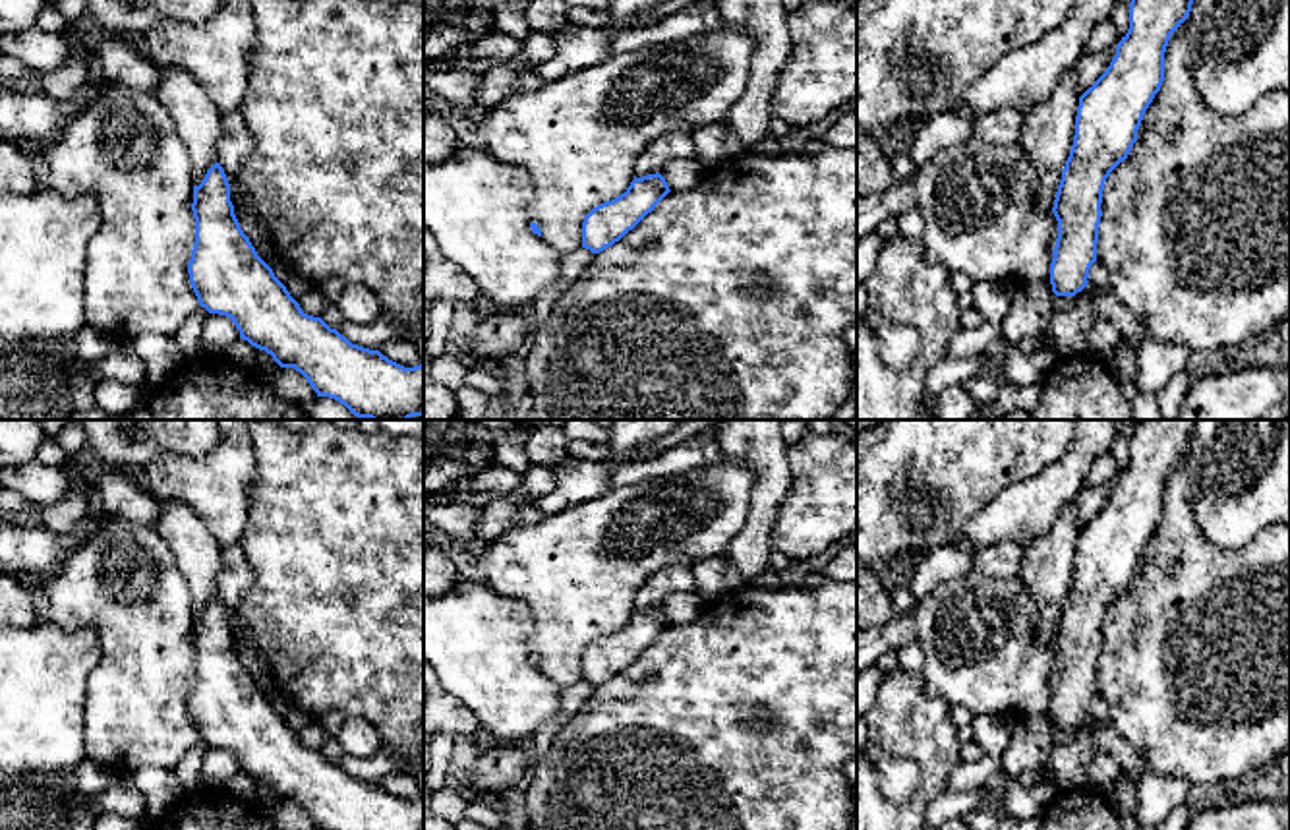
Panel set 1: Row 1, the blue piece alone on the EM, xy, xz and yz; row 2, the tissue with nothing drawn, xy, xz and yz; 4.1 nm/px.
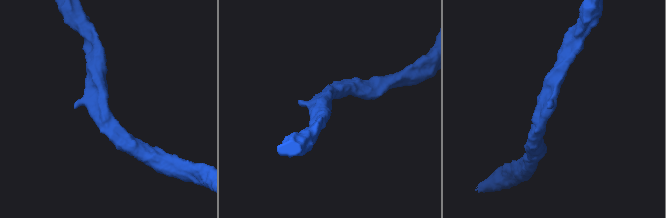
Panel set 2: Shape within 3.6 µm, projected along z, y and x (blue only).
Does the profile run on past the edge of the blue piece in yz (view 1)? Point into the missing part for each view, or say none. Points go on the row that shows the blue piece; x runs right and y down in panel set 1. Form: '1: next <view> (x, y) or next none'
1: next none

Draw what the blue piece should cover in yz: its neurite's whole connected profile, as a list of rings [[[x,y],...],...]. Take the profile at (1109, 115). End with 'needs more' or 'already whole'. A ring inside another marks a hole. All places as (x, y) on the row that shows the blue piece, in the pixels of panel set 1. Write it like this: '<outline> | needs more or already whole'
[[[1131,0],[1129,29],[1106,72],[1079,97],[1075,135],[1052,213],[1058,238],[1050,263],[1056,296],[1087,286],[1097,261],[1100,203],[1110,172],[1128,159],[1143,114],[1164,81],[1170,35],[1187,19],[1193,0]]] | already whole

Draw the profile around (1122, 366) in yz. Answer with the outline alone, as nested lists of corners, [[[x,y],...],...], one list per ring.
[[[1120,341],[1114,354],[1106,360],[1106,366],[1112,377],[1120,383],[1133,383],[1135,381],[1135,346],[1128,341]]]

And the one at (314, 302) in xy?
[[[313,286],[298,304],[304,313],[313,315],[313,317],[321,317],[321,313],[329,306],[327,298],[317,286]]]

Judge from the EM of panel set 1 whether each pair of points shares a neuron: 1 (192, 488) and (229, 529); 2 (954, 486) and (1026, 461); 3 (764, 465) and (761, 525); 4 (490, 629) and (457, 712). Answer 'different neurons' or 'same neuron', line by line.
1: same neuron
2: same neuron
3: same neuron
4: different neurons

